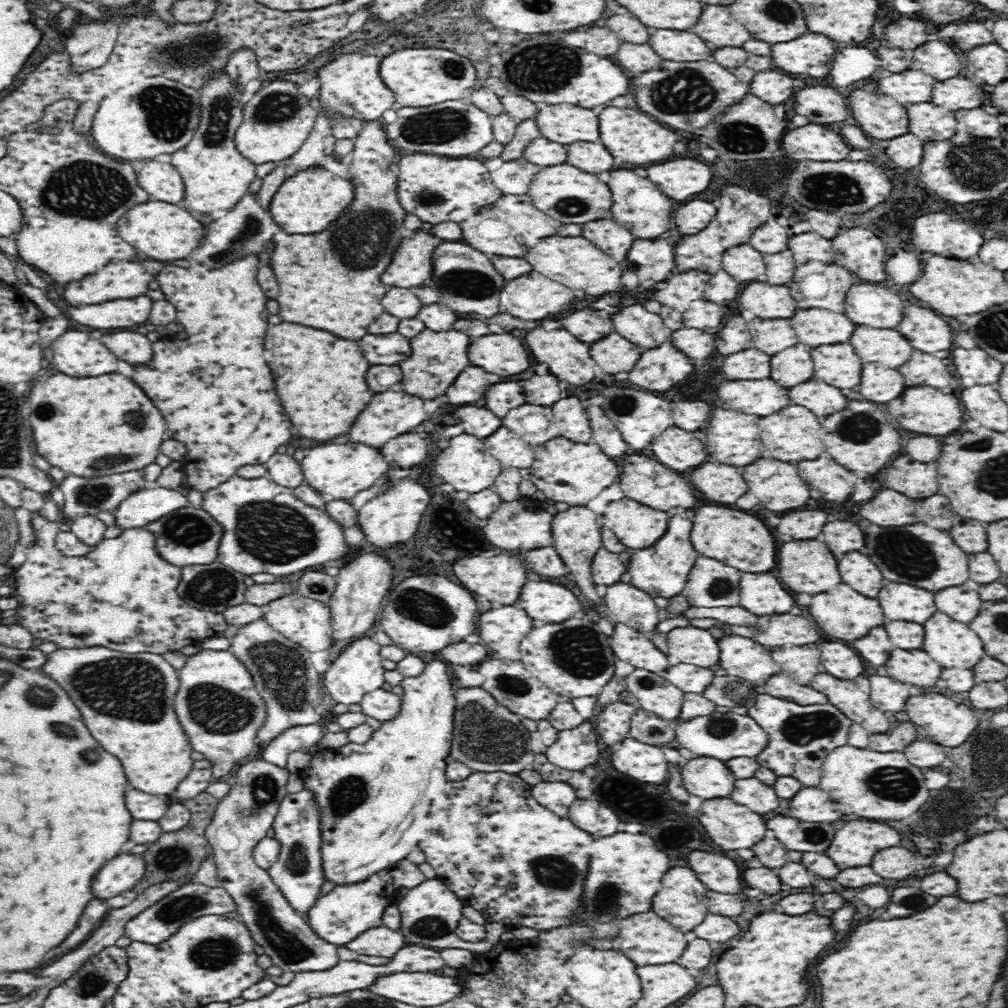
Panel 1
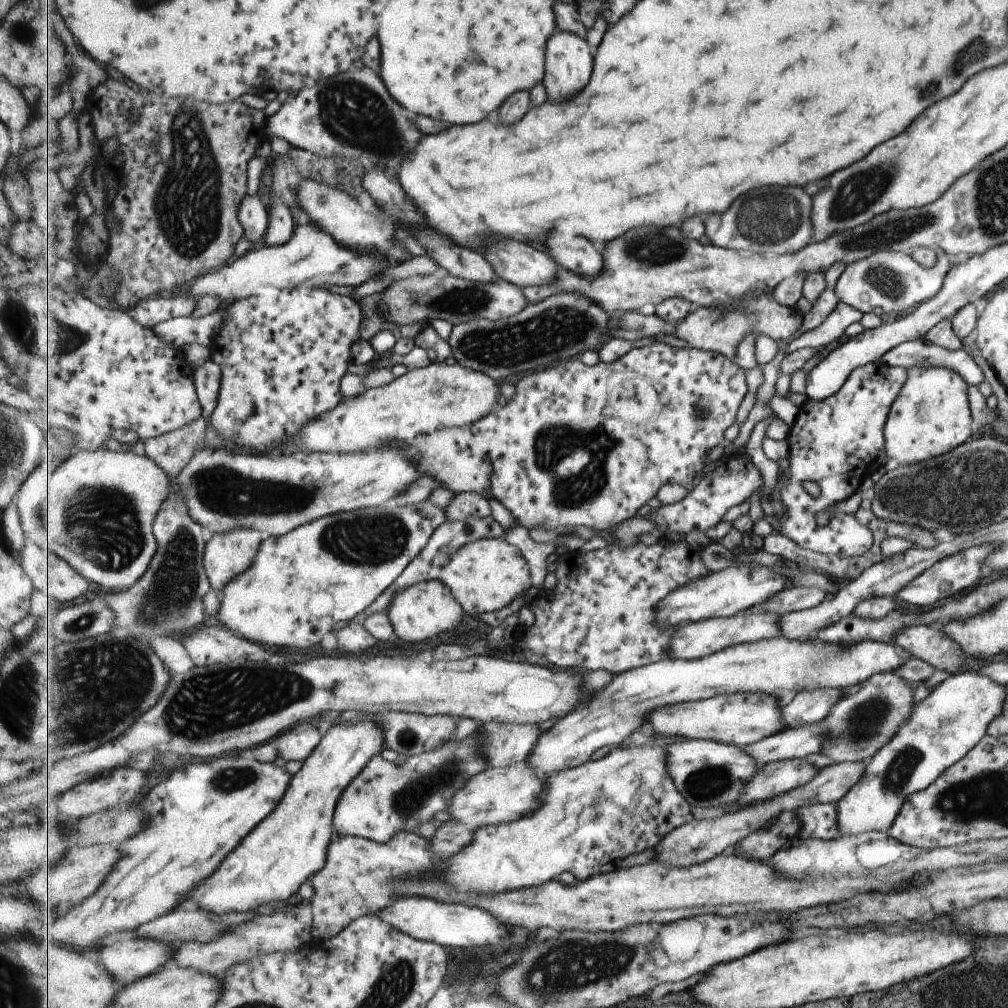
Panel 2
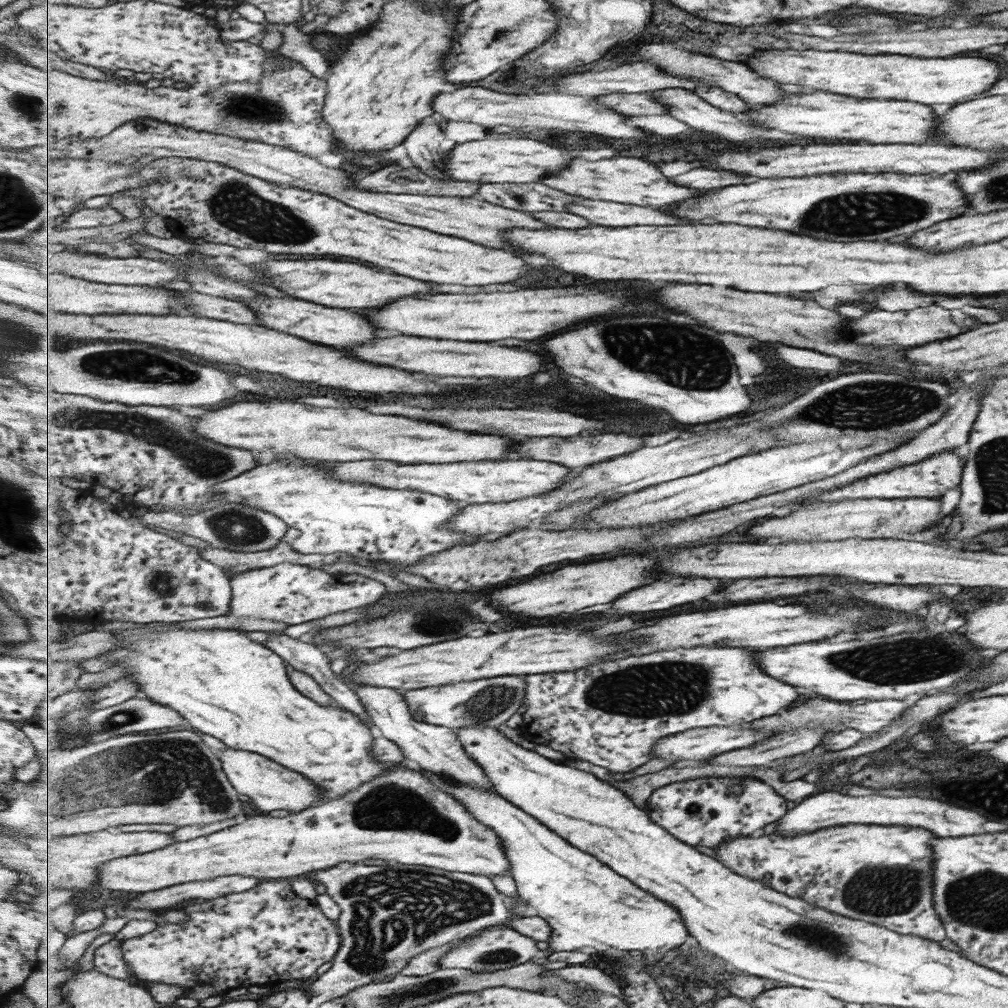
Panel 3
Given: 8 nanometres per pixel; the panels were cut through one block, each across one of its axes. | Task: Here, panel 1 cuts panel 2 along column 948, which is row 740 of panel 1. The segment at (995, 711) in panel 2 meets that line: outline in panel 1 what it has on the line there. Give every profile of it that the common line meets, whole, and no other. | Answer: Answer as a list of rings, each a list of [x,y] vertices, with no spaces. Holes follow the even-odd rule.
[[[712,712],[689,720],[672,722],[677,742],[697,757],[716,758],[728,761],[739,757],[756,757],[765,750],[768,743],[768,733],[748,715],[734,714],[734,712]]]

